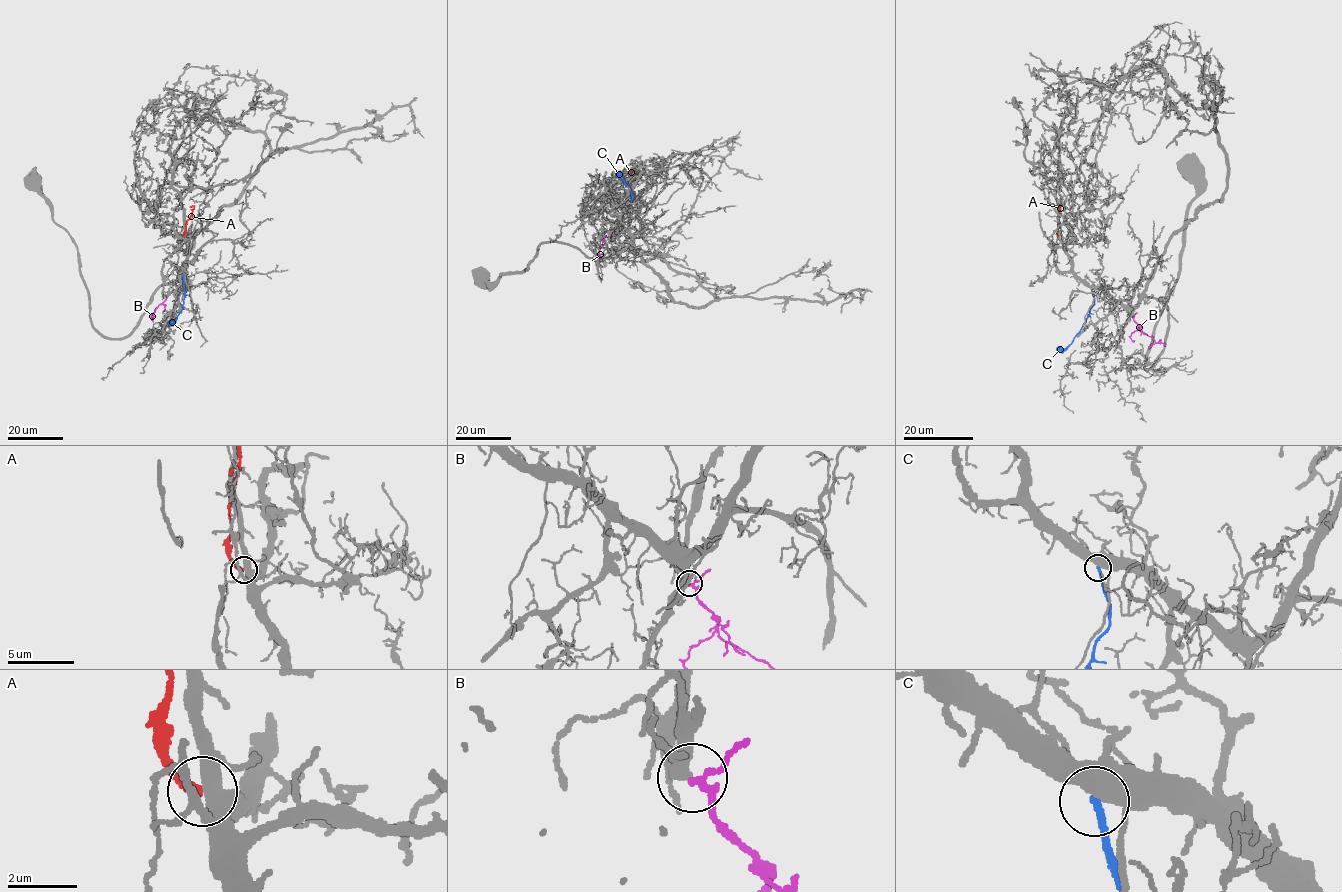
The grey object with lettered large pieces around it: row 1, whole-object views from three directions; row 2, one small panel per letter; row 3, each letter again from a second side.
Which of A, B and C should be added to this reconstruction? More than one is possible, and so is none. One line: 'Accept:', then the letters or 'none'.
Accept: B

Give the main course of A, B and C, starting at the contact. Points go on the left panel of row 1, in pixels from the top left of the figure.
A: (184, 237), (186, 221), (193, 208), (189, 206)
B: (166, 296), (155, 309), (152, 320)
C: (183, 275), (183, 308), (175, 320), (169, 323)

